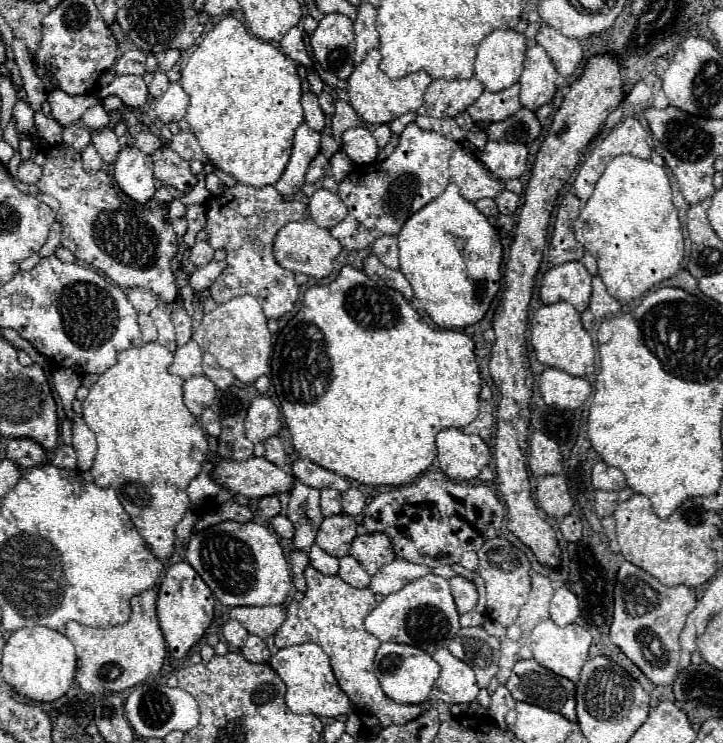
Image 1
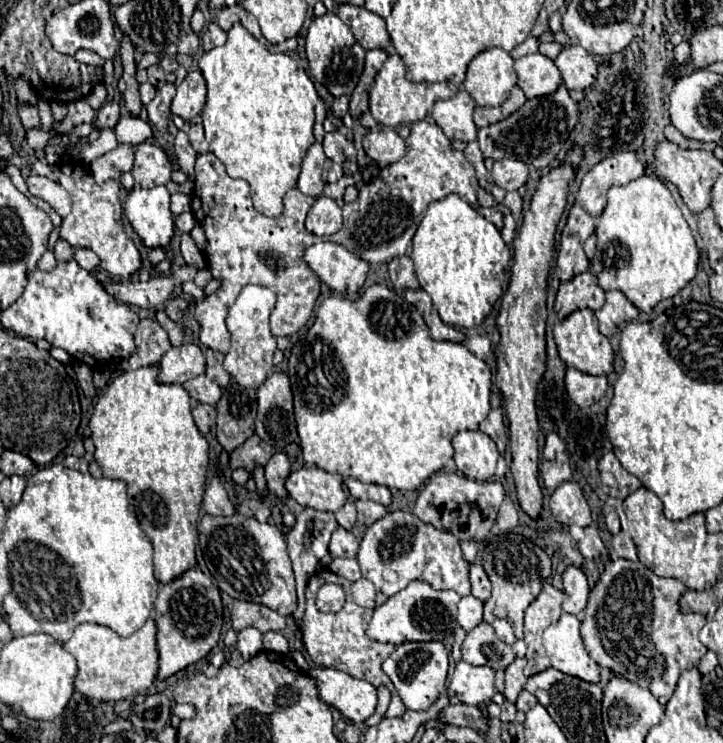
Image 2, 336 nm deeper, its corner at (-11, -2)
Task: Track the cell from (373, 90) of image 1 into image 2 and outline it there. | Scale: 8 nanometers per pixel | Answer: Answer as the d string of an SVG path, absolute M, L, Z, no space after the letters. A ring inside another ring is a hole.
M390 51L390 57L384 61L382 69L376 75L376 81L370 89L370 113L372 117L386 125L386 127L398 127L398 125L412 125L426 117L426 113L432 109L432 105L440 99L448 99L456 93L456 85L444 81L444 83L412 83L406 79L404 63L396 51Z

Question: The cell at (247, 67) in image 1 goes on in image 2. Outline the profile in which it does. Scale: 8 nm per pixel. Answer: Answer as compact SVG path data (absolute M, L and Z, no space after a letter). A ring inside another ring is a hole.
M240 23L228 31L228 41L222 47L206 51L198 67L208 85L206 105L202 109L202 123L210 151L224 163L230 177L238 177L250 183L250 197L254 207L266 217L280 217L282 197L288 189L296 187L300 165L306 149L314 143L314 103L318 93L304 67L286 53L272 53L264 43L250 35Z

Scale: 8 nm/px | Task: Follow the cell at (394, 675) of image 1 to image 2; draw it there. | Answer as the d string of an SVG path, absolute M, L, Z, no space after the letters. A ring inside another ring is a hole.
M428 641L428 643L402 643L396 647L396 651L384 661L382 665L384 673L392 679L402 703L410 711L426 711L438 695L446 687L446 675L448 675L448 653L442 643Z

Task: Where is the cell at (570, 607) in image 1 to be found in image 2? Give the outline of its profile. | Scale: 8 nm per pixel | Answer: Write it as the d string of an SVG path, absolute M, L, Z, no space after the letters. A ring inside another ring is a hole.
M568 567L564 571L564 575L562 575L562 581L564 581L564 593L566 593L566 597L564 597L562 605L560 605L560 609L562 609L562 613L578 615L586 607L588 593L590 593L586 575L578 567Z

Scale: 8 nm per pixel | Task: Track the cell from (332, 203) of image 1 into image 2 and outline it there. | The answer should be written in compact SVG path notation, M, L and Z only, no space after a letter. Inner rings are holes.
M318 197L306 217L306 229L314 235L328 237L342 227L342 209L330 197Z

